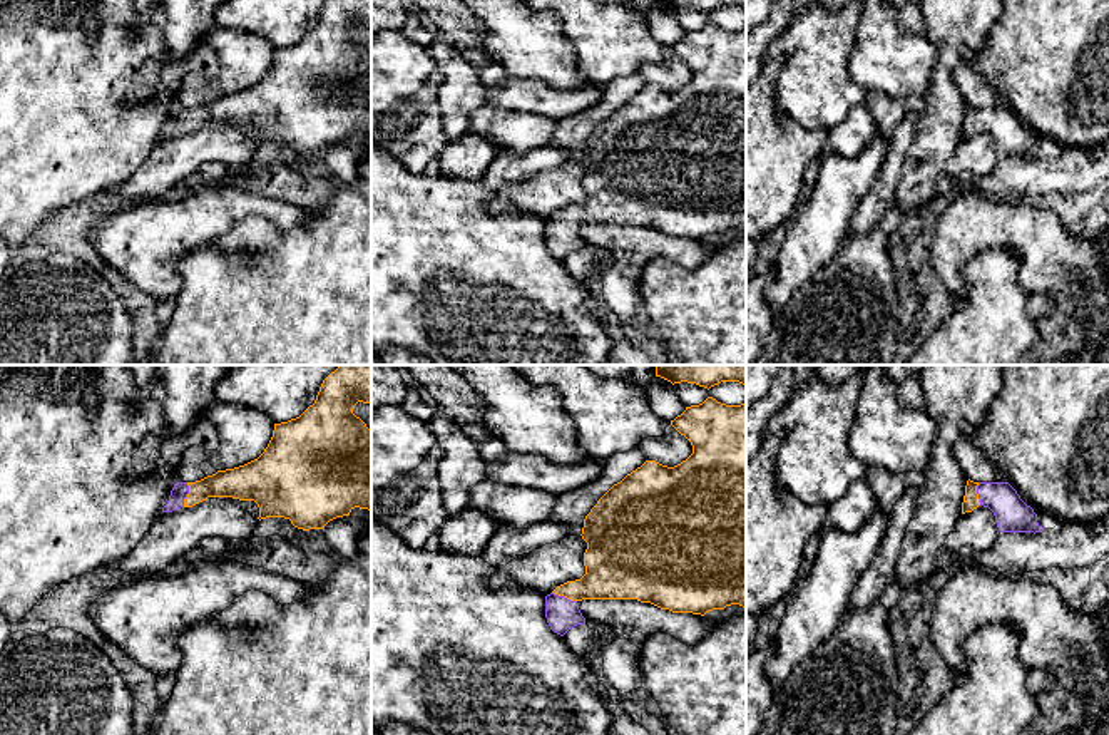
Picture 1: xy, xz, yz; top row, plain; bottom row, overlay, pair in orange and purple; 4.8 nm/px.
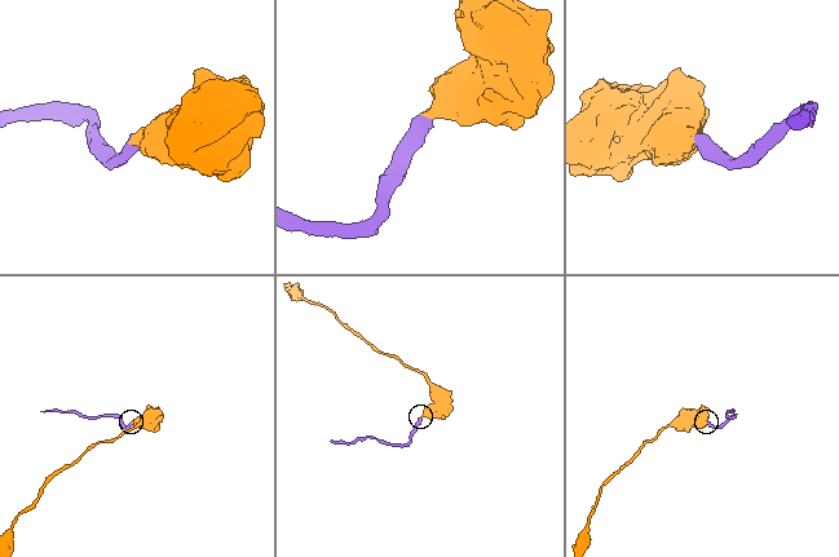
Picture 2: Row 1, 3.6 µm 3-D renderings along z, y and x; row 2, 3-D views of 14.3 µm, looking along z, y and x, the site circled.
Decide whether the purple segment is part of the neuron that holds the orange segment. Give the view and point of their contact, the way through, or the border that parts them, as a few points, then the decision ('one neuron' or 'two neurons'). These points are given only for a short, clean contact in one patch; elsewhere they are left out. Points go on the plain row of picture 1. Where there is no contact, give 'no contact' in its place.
xy (188, 119) | across xy (238, 107), (209, 111), (188, 119), (181, 114) | one neuron

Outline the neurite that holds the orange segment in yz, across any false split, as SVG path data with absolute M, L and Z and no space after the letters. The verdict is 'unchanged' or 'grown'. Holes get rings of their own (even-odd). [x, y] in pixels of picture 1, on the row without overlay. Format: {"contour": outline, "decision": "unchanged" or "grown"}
{"contour": "M967 105L962 139L979 131L989 132L1000 157L1040 157L1037 139L1027 131L1009 107Z", "decision": "grown"}

